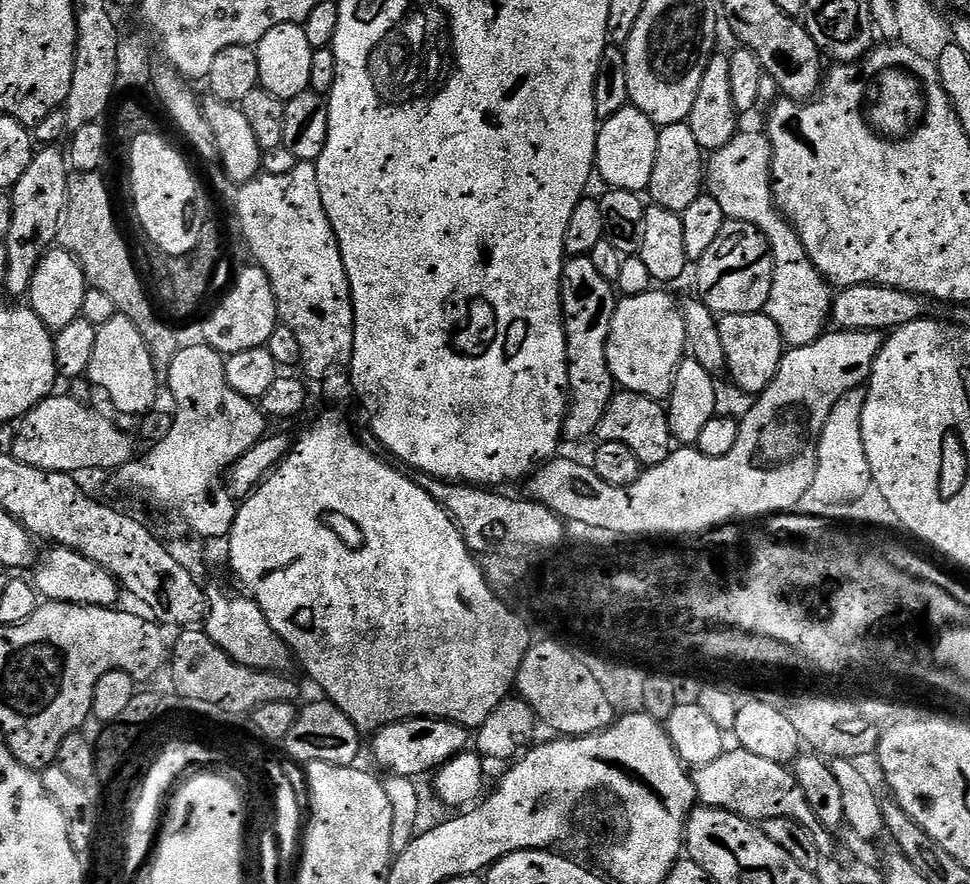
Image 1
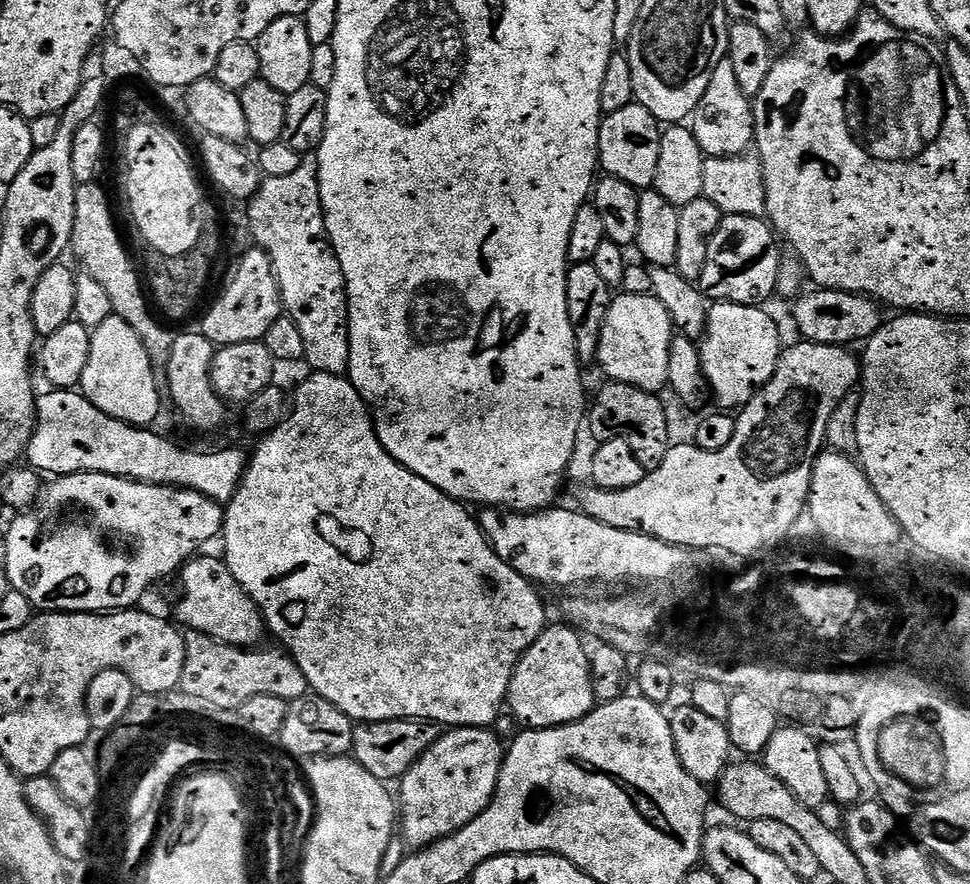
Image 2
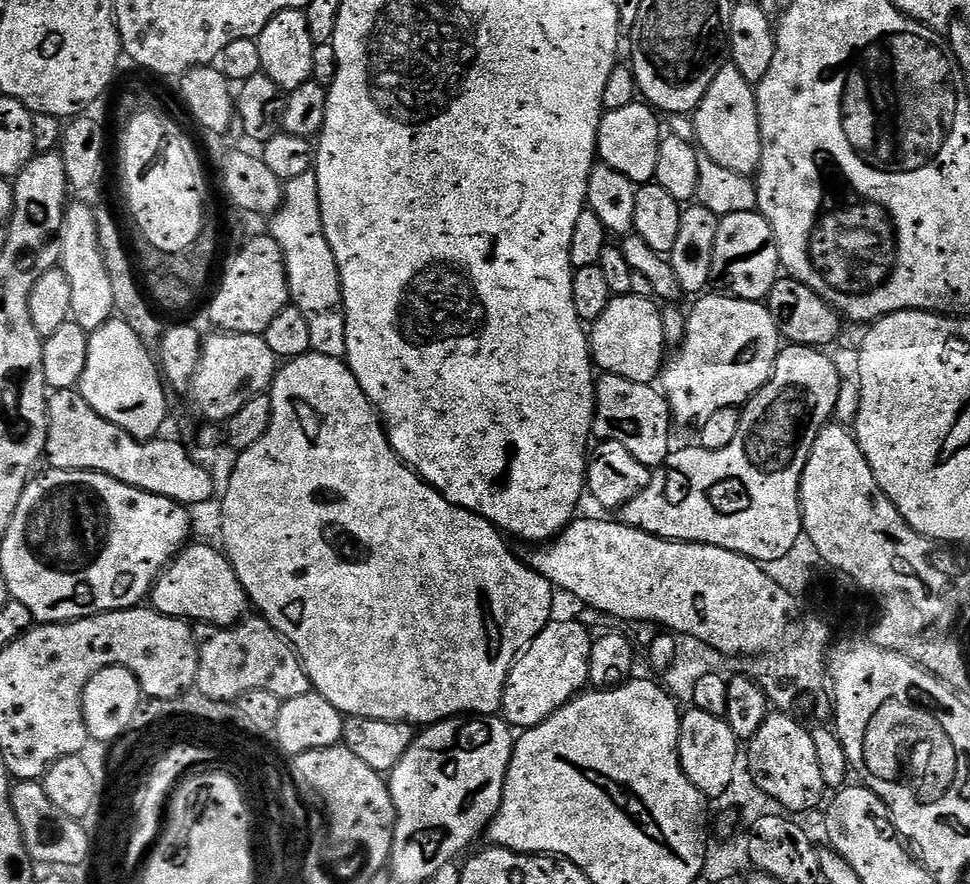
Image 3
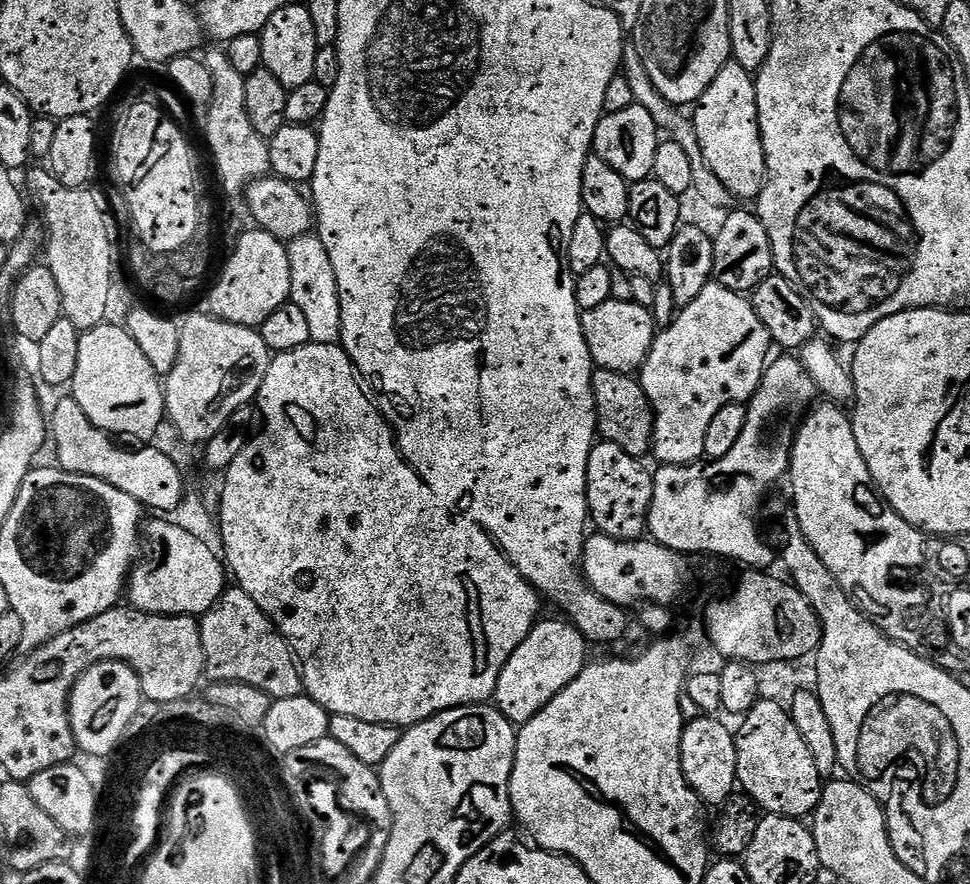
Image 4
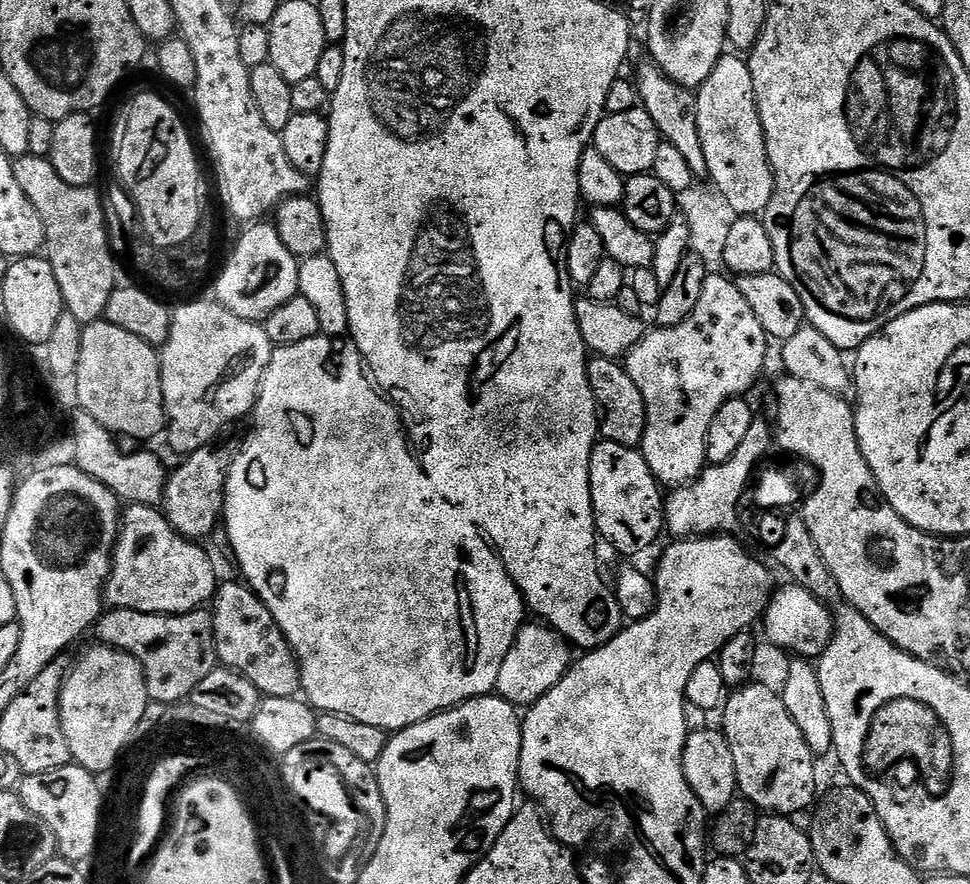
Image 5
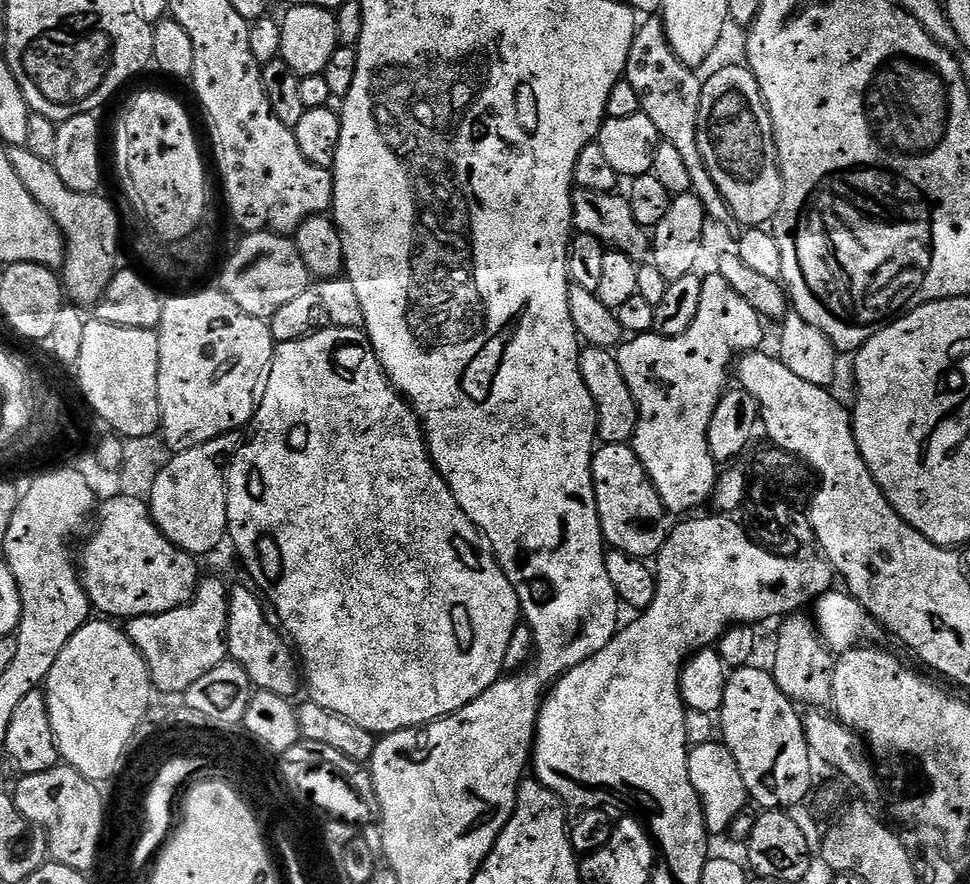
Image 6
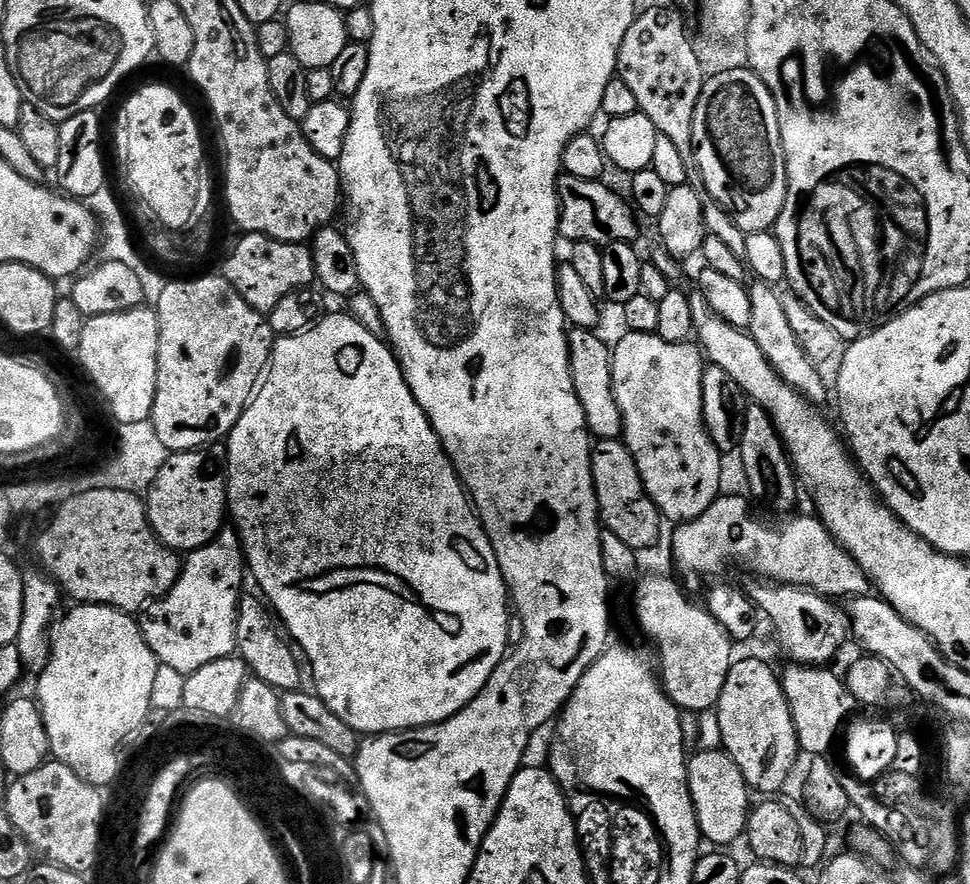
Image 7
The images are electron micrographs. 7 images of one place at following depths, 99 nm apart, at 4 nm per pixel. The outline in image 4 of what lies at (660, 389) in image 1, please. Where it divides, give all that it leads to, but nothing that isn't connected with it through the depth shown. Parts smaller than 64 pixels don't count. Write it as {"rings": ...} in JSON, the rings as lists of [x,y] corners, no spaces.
{"rings":[[[611,299],[602,302],[602,306],[594,306],[594,310],[581,311],[580,321],[593,365],[615,372],[639,373],[658,335],[656,320],[651,311],[632,300]]]}

